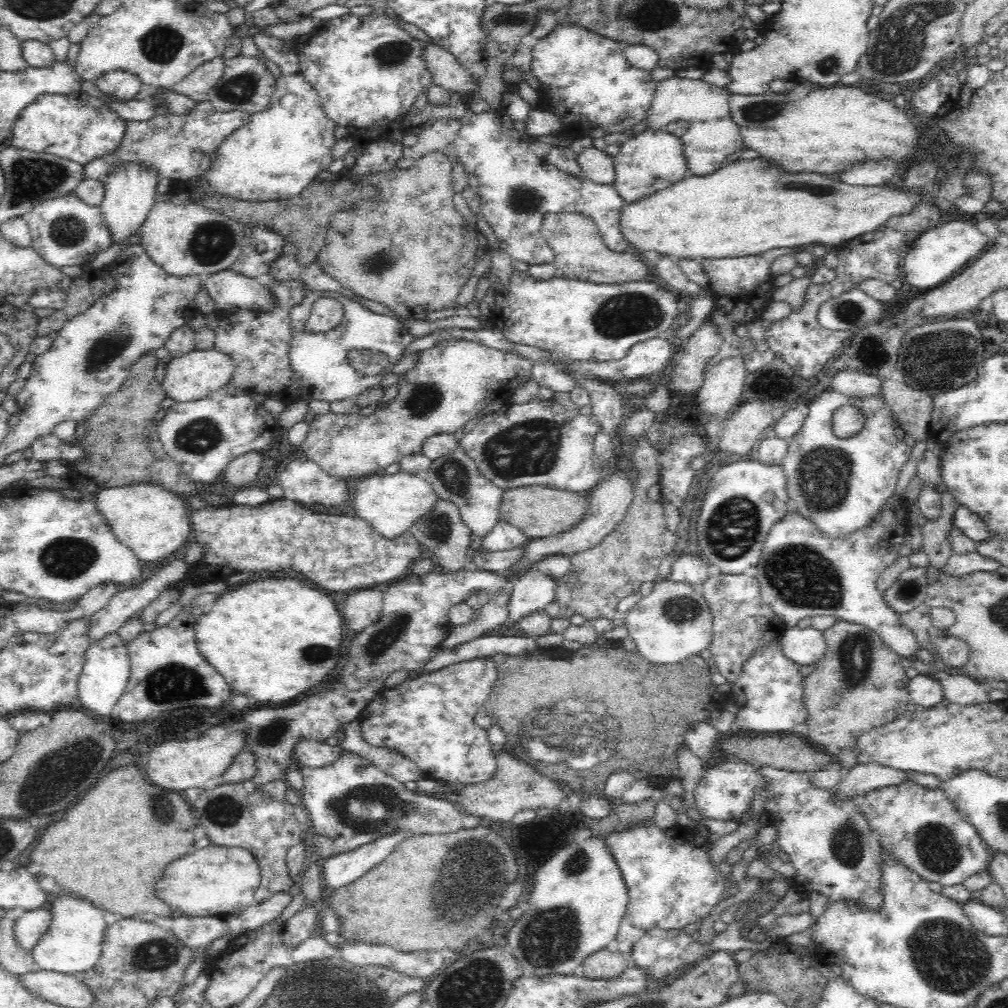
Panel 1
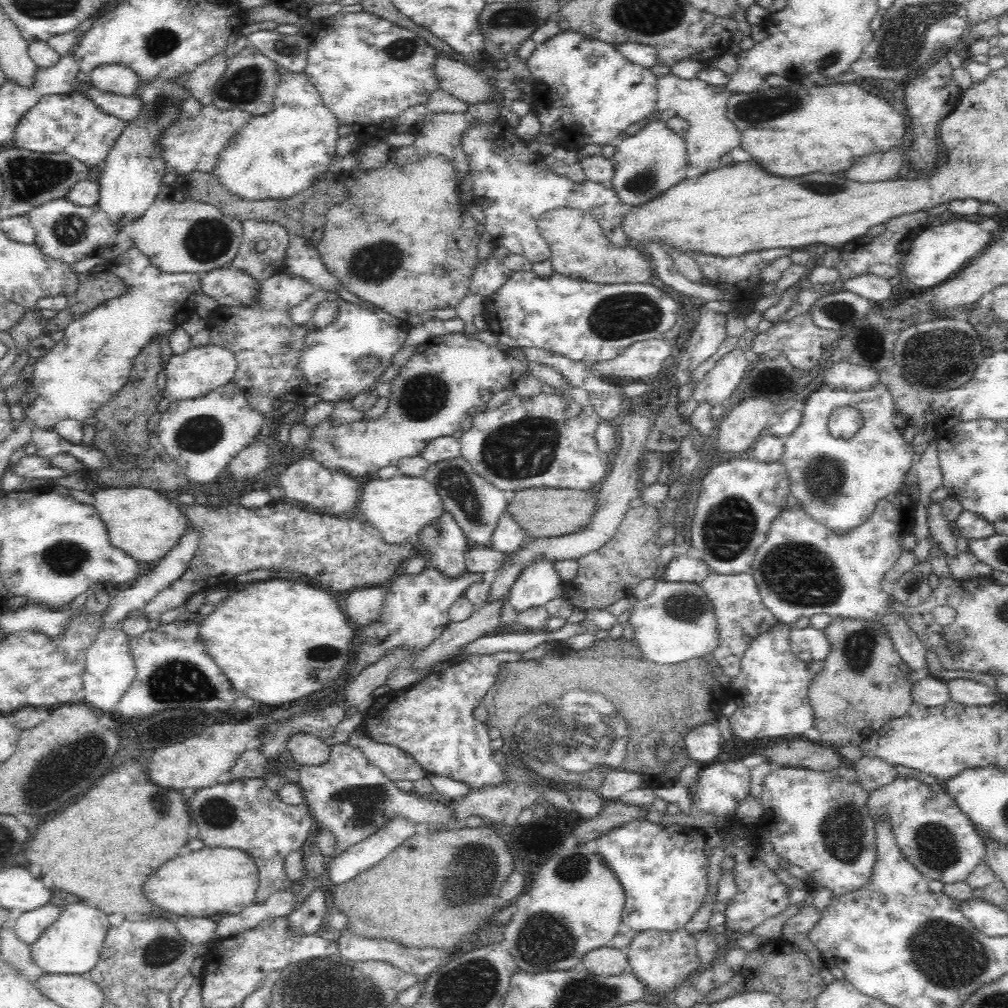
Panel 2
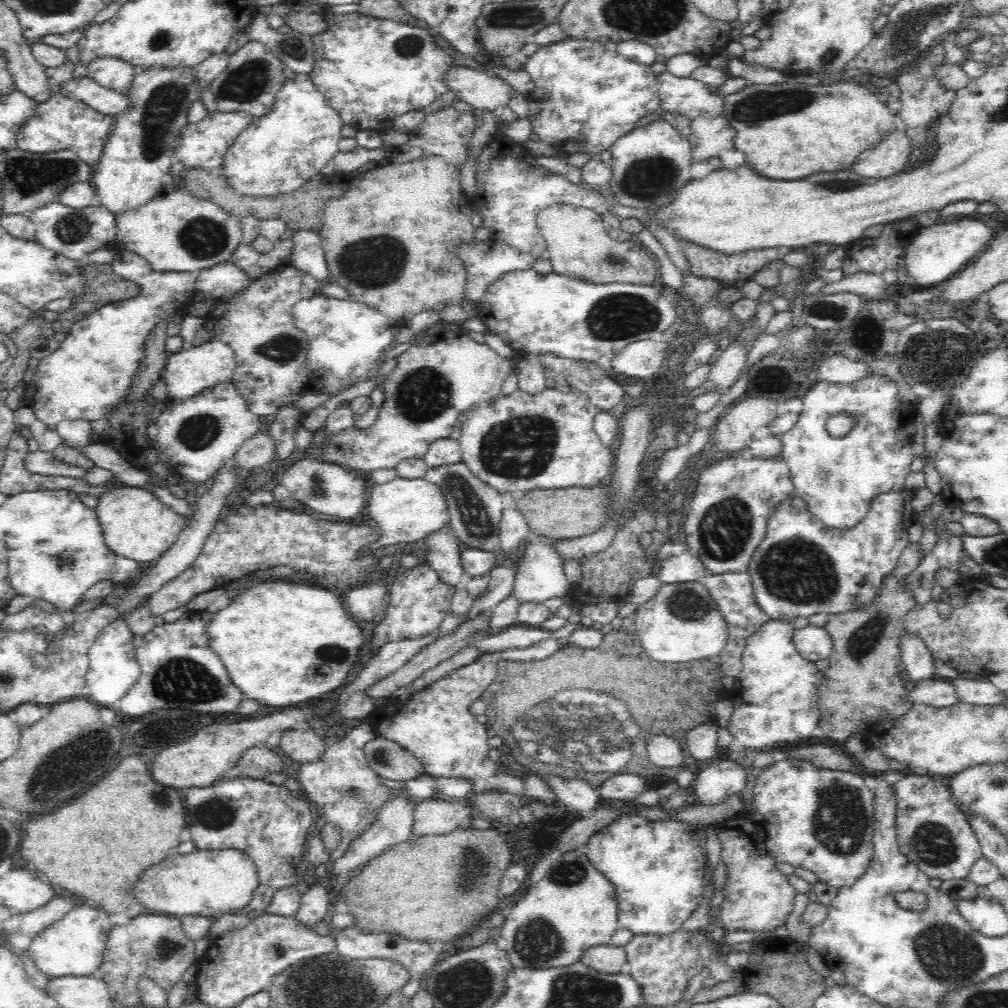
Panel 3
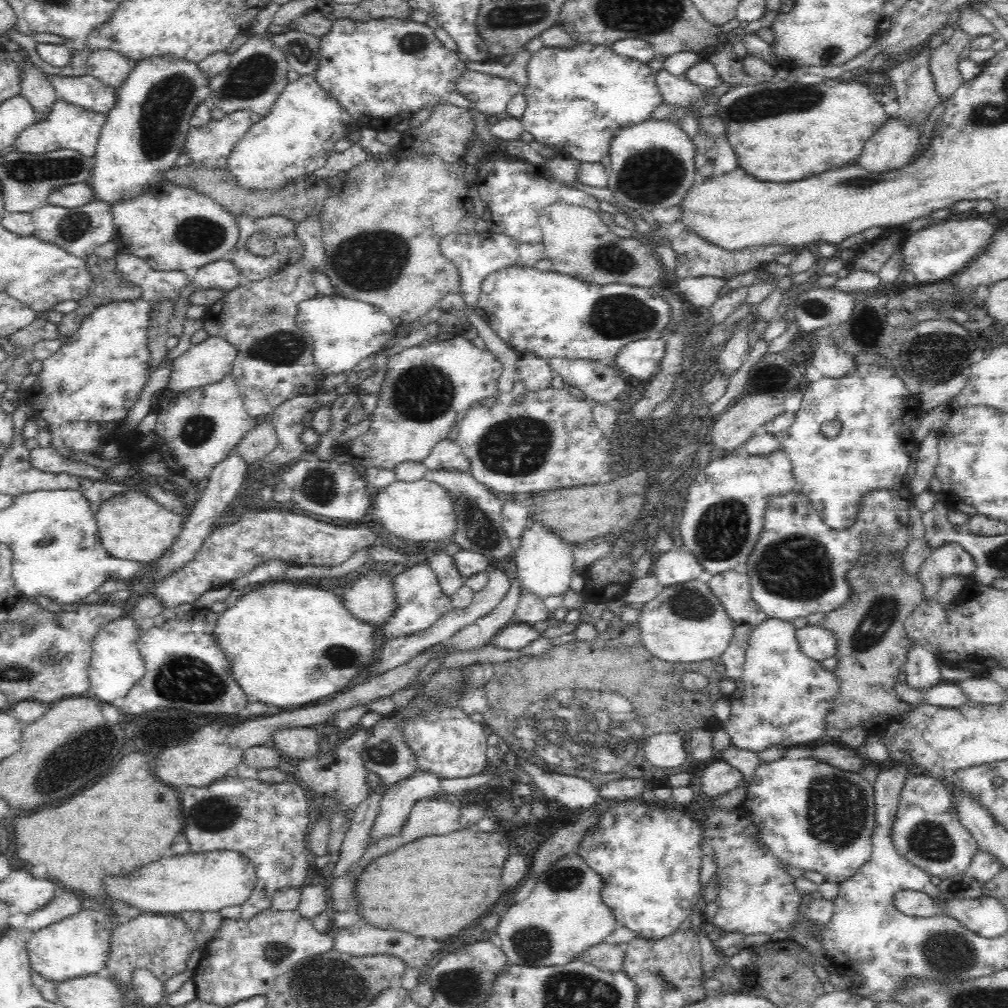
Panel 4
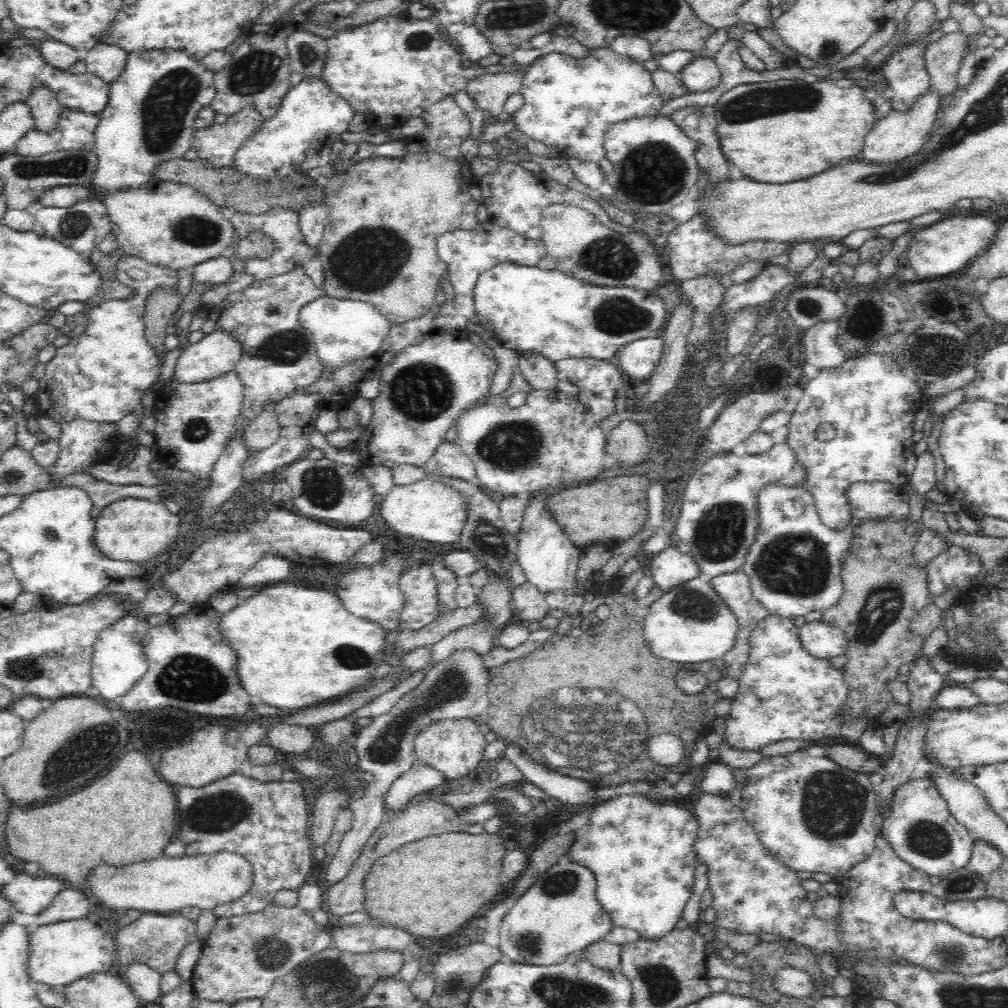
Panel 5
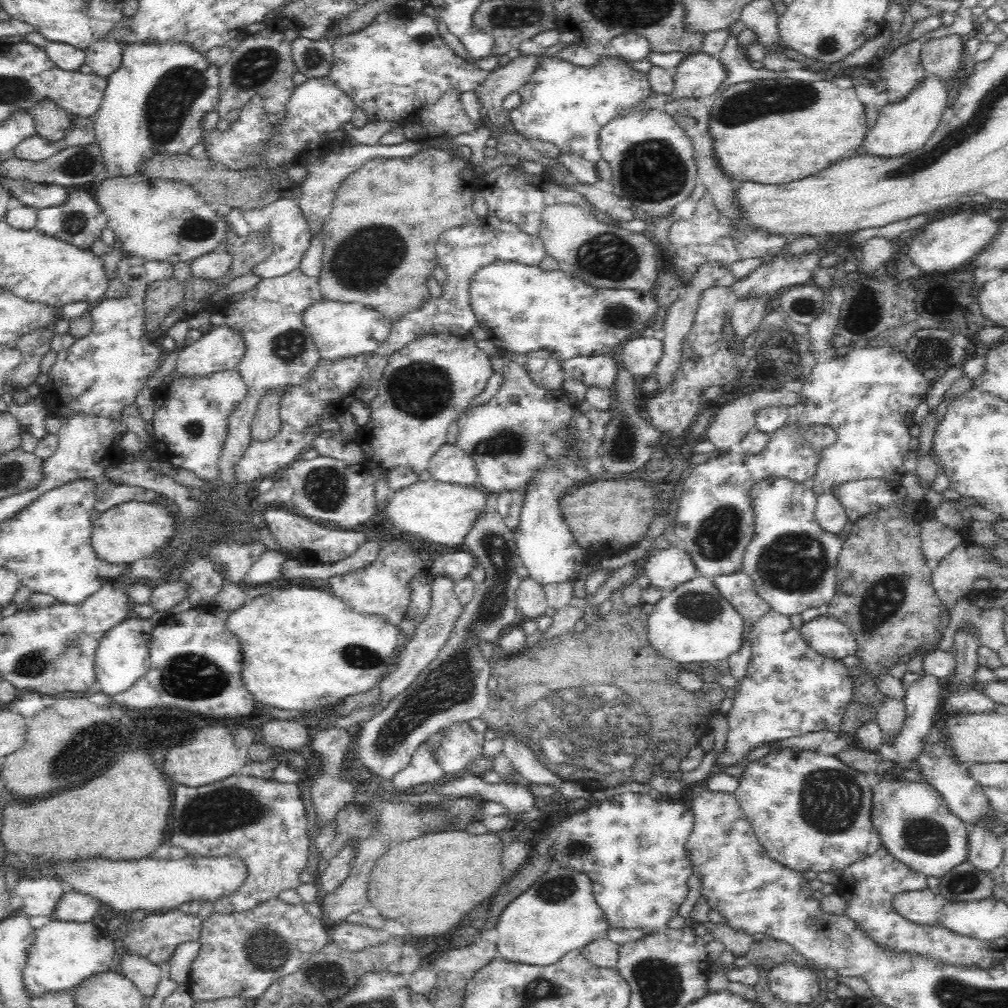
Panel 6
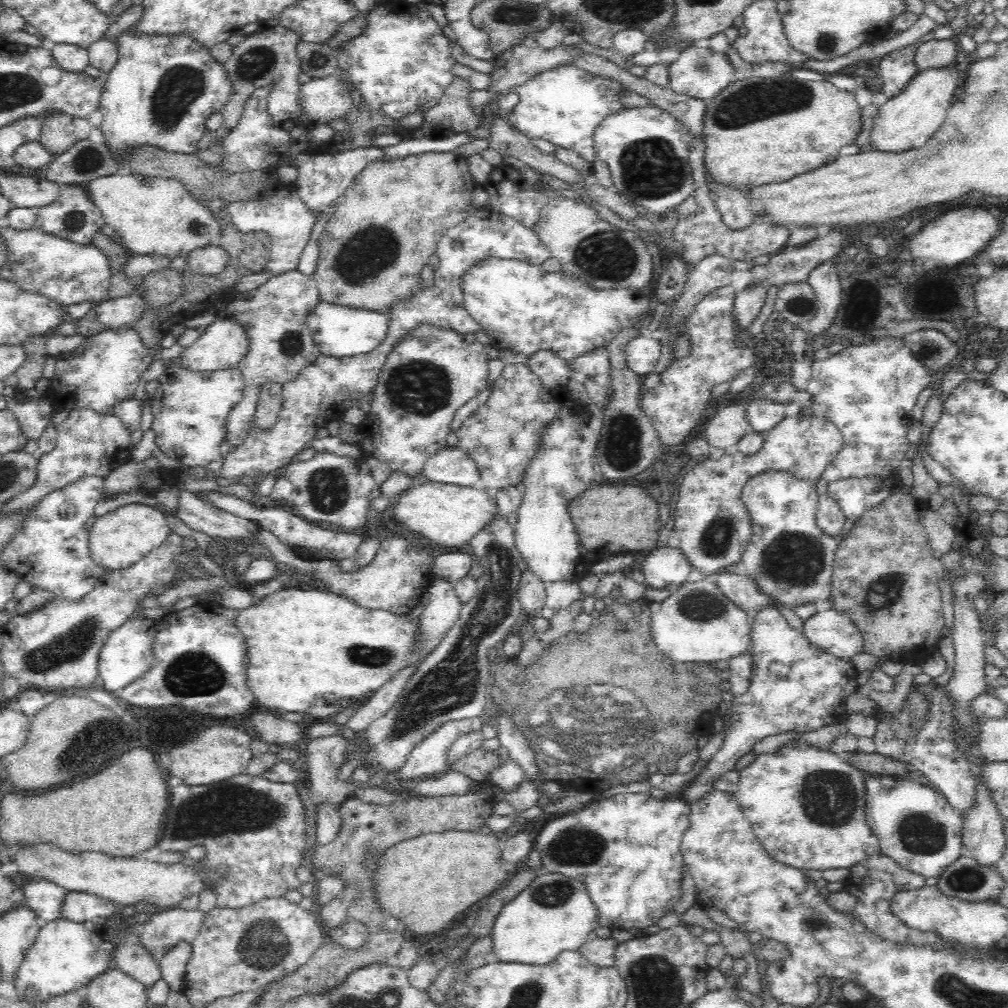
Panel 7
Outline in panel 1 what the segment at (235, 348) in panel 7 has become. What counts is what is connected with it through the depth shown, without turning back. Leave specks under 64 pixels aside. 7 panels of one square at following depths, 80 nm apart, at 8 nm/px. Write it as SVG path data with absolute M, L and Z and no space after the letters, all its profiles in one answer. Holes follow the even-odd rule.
M194 350L178 358L168 358L165 367L165 374L160 381L165 396L175 400L176 403L194 402L208 398L219 388L229 383L234 372L234 363L230 355L212 350Z

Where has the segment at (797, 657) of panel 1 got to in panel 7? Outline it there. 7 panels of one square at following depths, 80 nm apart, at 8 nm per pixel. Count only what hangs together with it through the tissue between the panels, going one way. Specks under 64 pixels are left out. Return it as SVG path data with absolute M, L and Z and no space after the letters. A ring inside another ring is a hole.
M829 609L817 611L803 622L800 632L812 645L839 659L850 659L862 652L862 635L850 621L850 615Z

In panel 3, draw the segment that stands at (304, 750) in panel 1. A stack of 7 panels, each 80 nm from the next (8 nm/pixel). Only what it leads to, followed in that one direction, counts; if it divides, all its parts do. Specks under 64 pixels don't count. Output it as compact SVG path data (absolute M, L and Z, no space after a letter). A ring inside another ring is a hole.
M313 729L305 732L287 730L282 733L279 749L284 750L287 761L304 764L318 762L326 752L328 744Z

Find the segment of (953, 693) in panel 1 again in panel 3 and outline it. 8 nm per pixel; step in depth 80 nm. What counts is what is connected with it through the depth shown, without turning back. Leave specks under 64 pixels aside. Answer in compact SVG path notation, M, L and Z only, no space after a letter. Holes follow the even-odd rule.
M954 678L950 680L954 685L957 700L974 706L994 706L1004 702L1005 694L1000 692L990 679Z

